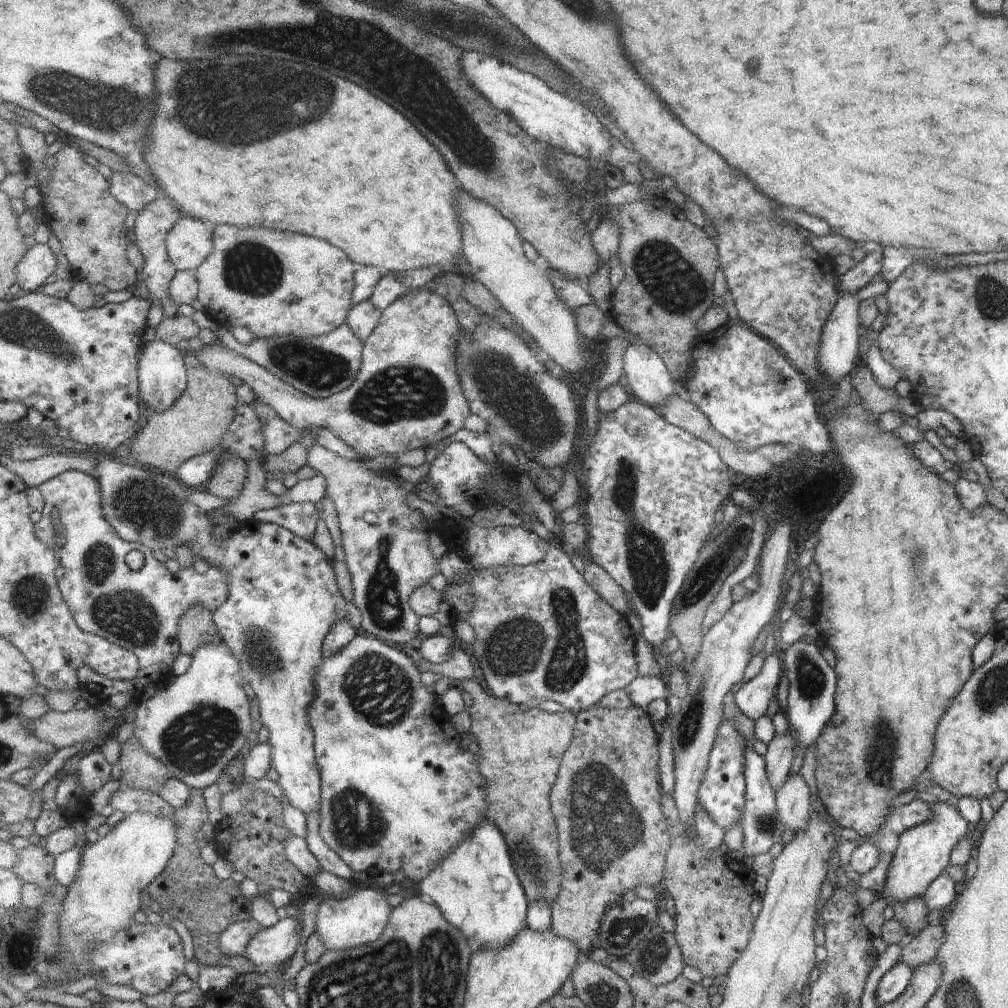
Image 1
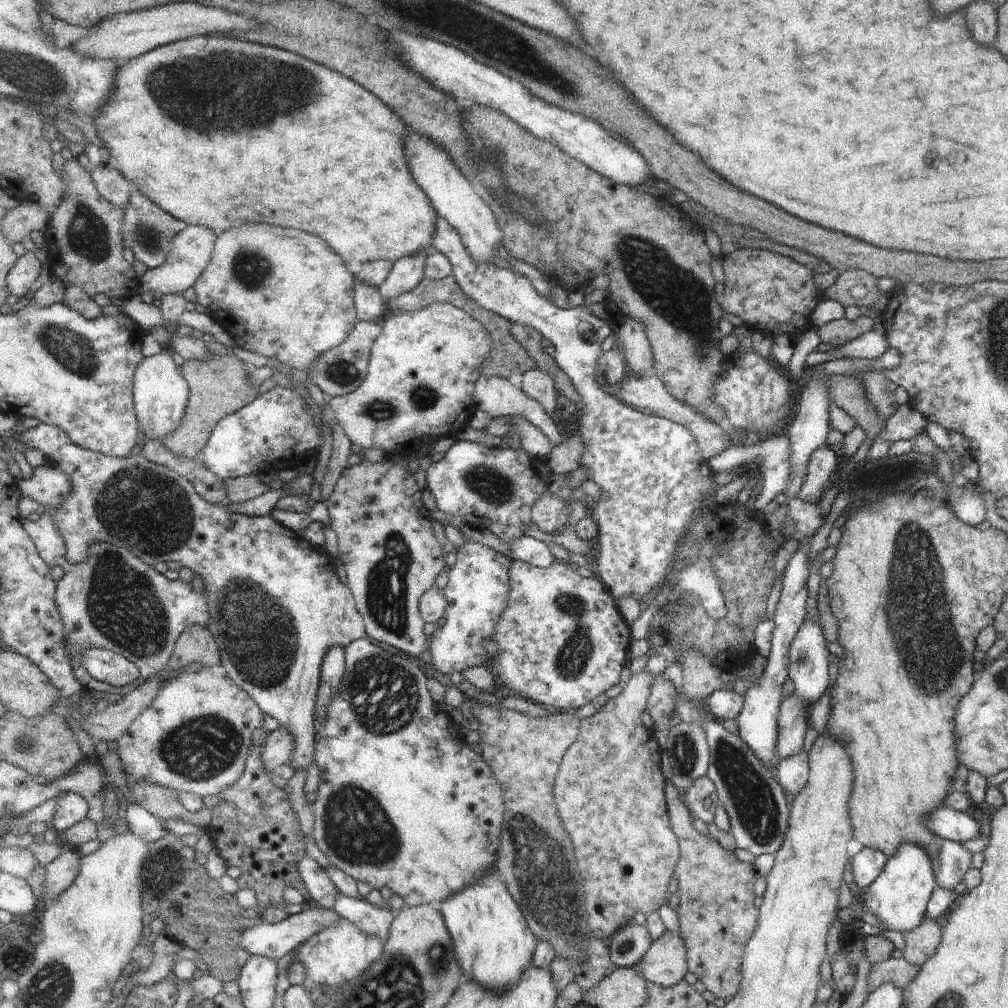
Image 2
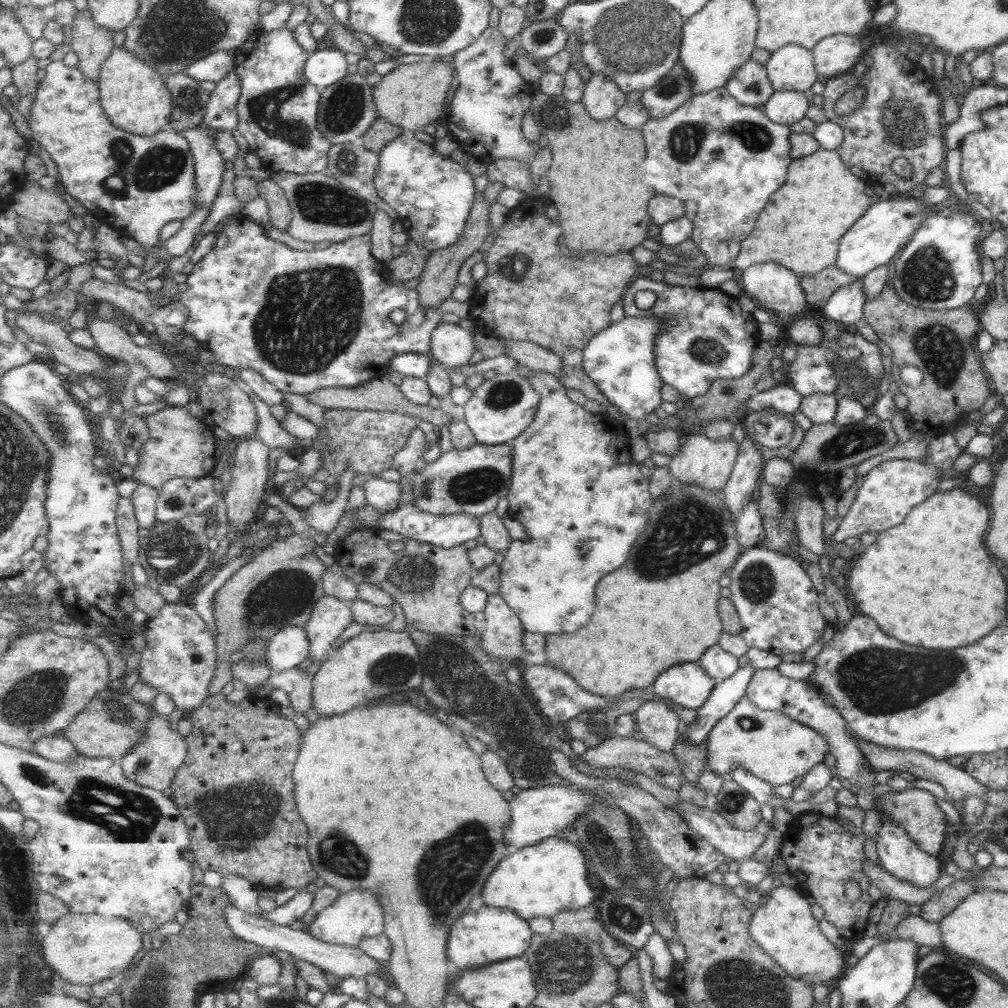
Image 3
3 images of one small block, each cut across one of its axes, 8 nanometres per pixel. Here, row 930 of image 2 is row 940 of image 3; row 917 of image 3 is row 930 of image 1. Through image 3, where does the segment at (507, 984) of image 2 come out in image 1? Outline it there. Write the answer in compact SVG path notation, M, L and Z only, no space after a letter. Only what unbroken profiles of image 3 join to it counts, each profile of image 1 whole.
M489 820L483 822L471 838L461 842L461 846L450 854L443 866L439 866L429 878L420 882L419 892L443 911L447 922L461 930L467 940L473 940L480 947L509 946L511 942L515 942L515 938L519 938L523 928L527 928L529 900L526 890L519 880L518 871L511 860L510 847L507 846L506 838L503 838L502 830Z

